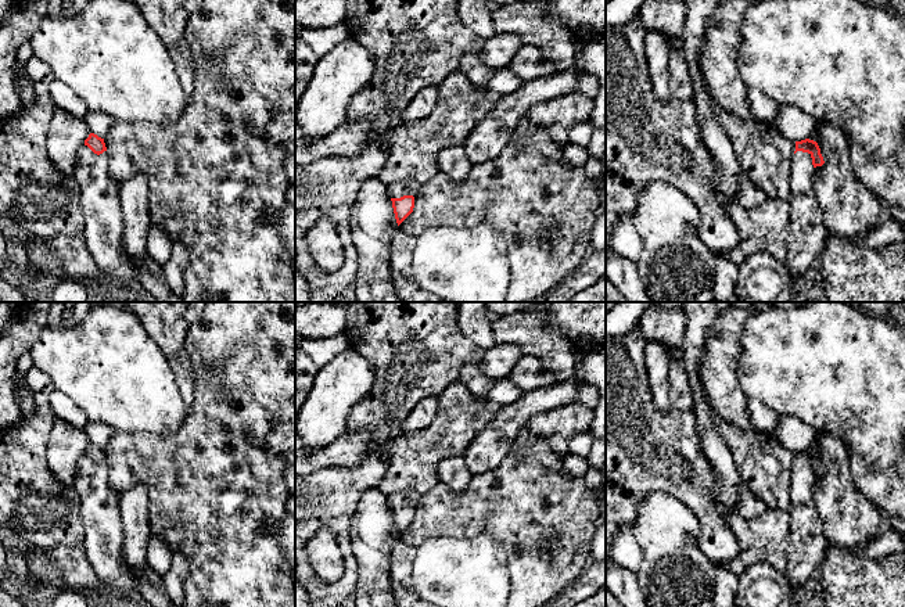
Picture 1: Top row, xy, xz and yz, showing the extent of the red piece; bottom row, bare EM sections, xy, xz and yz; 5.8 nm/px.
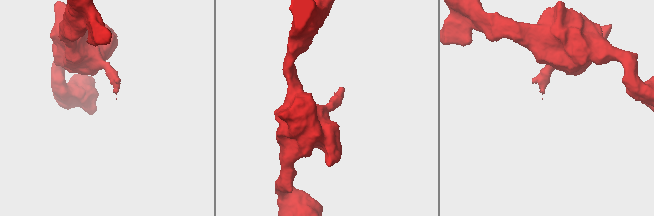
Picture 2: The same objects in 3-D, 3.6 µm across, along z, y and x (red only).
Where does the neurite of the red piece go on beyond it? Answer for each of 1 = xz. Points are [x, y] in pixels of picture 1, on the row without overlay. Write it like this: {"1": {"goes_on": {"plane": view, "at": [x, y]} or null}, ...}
{"1": {"goes_on": {"plane": "xz", "at": [406, 498]}}}

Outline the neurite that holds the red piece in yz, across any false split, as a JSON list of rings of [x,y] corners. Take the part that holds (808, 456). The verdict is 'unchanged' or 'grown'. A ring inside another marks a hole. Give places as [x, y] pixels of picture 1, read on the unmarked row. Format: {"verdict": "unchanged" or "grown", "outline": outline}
{"verdict": "grown", "outline": [[[796,452],[791,482],[789,486],[789,540],[786,578],[796,592],[814,572],[818,572],[827,542],[820,513],[814,499],[814,481],[825,474],[816,452]]]}

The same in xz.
{"verdict": "grown", "outline": [[[402,491],[388,496],[387,503],[392,511],[398,536],[413,522],[419,499],[420,495],[416,491]]]}

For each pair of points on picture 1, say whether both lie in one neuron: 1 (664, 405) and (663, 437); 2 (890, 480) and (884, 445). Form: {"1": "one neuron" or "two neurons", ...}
{"1": "two neurons", "2": "two neurons"}

